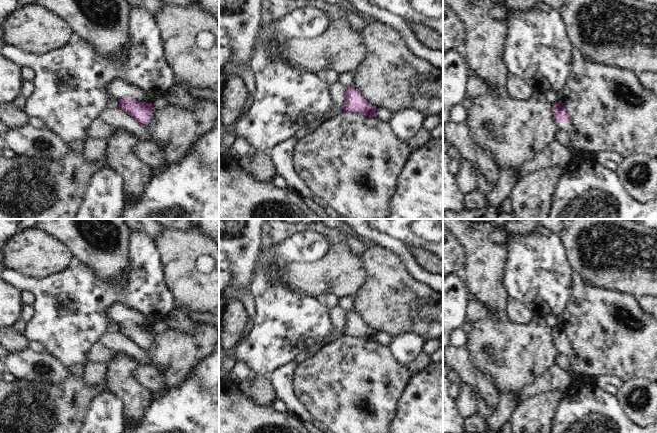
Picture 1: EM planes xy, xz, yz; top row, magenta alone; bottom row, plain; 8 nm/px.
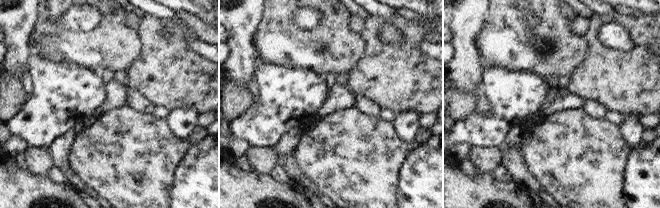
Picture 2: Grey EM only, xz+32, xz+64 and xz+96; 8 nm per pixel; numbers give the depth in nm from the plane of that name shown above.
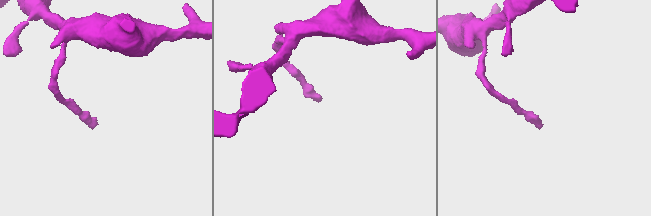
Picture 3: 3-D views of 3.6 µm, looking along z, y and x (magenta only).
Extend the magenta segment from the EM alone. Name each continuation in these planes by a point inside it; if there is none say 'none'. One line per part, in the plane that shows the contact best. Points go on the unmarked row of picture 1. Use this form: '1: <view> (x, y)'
1: yz (565, 350)

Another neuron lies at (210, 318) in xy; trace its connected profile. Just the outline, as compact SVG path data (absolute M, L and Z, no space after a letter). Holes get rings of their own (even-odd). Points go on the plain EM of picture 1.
M185 309L182 311L192 322L210 324L219 328L219 314L212 312L199 313Z

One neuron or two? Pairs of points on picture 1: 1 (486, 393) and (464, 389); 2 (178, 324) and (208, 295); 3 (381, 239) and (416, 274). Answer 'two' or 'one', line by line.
1: two
2: two
3: one

